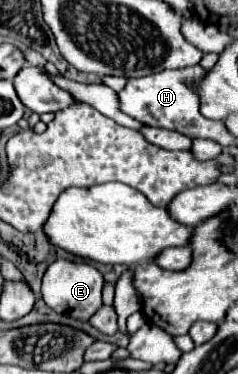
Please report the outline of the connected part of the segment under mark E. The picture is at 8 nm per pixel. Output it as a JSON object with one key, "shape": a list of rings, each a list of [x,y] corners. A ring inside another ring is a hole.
{"shape":[[[57,259],[55,263],[49,265],[49,269],[43,275],[41,295],[43,295],[43,301],[47,303],[47,307],[51,307],[53,311],[57,311],[61,315],[69,315],[79,321],[89,321],[103,305],[103,301],[101,301],[103,285],[105,285],[103,275],[89,263]]]}

